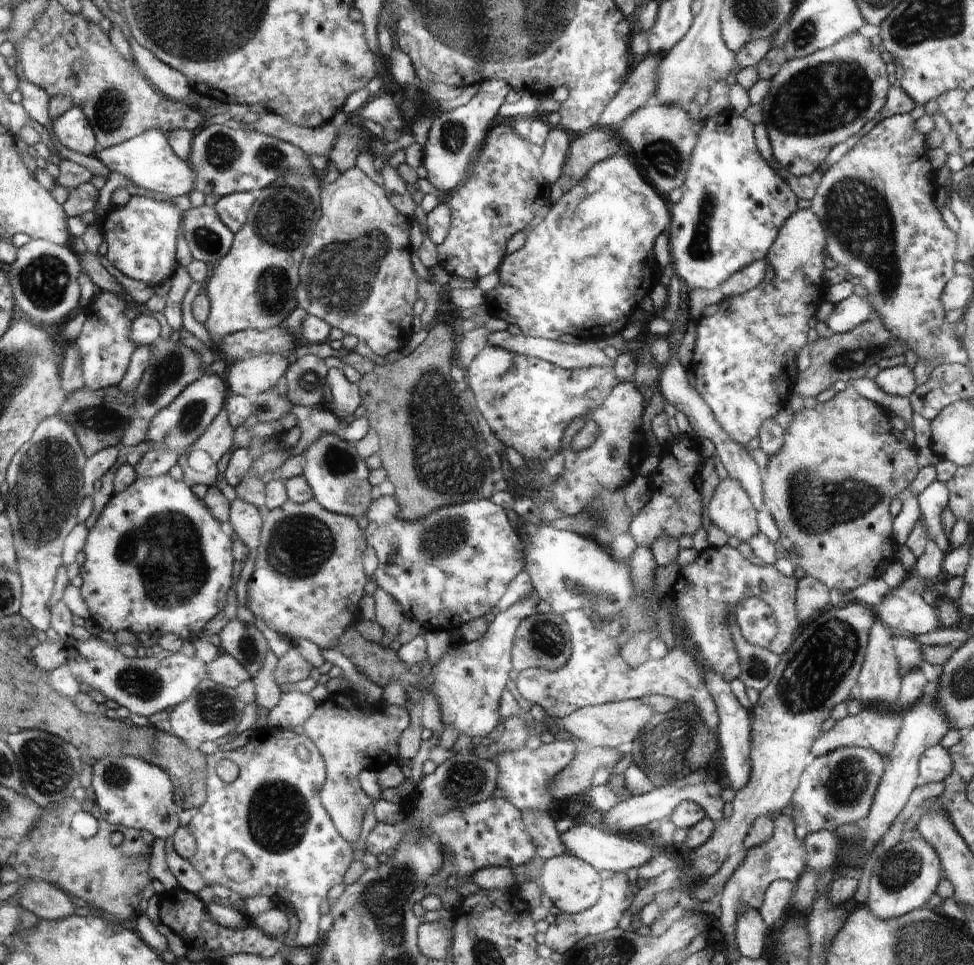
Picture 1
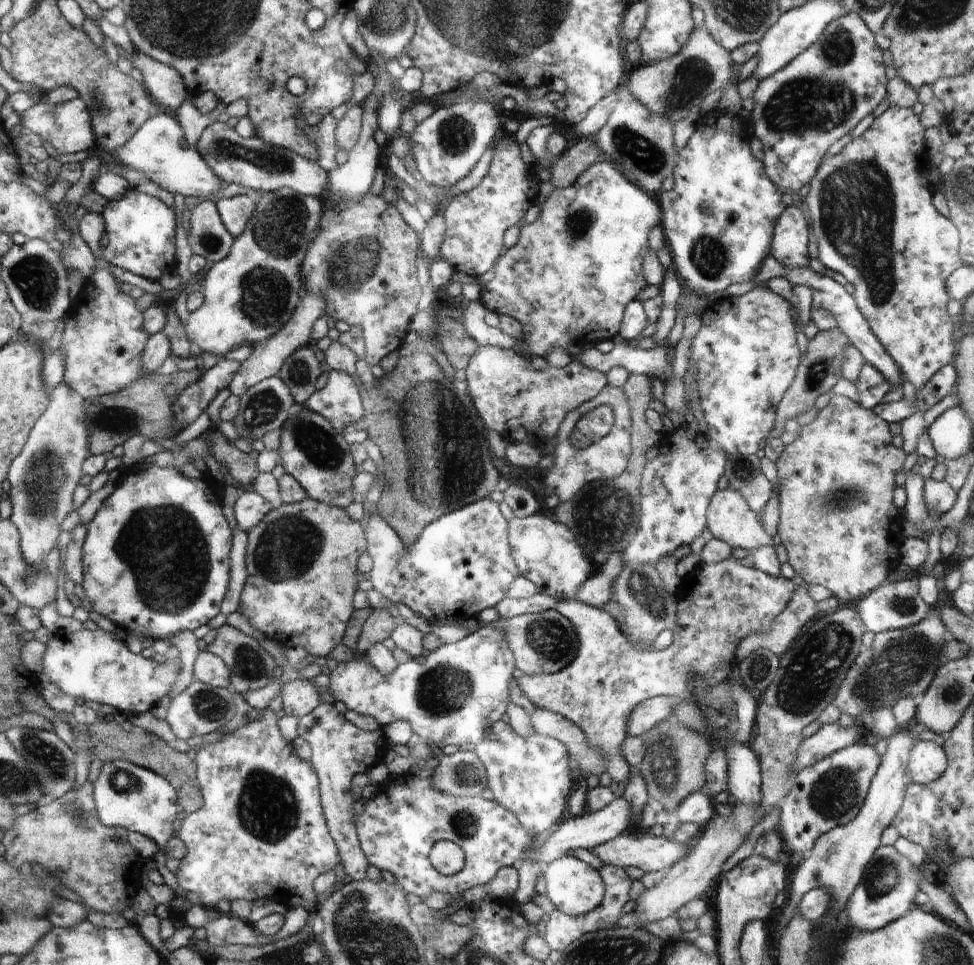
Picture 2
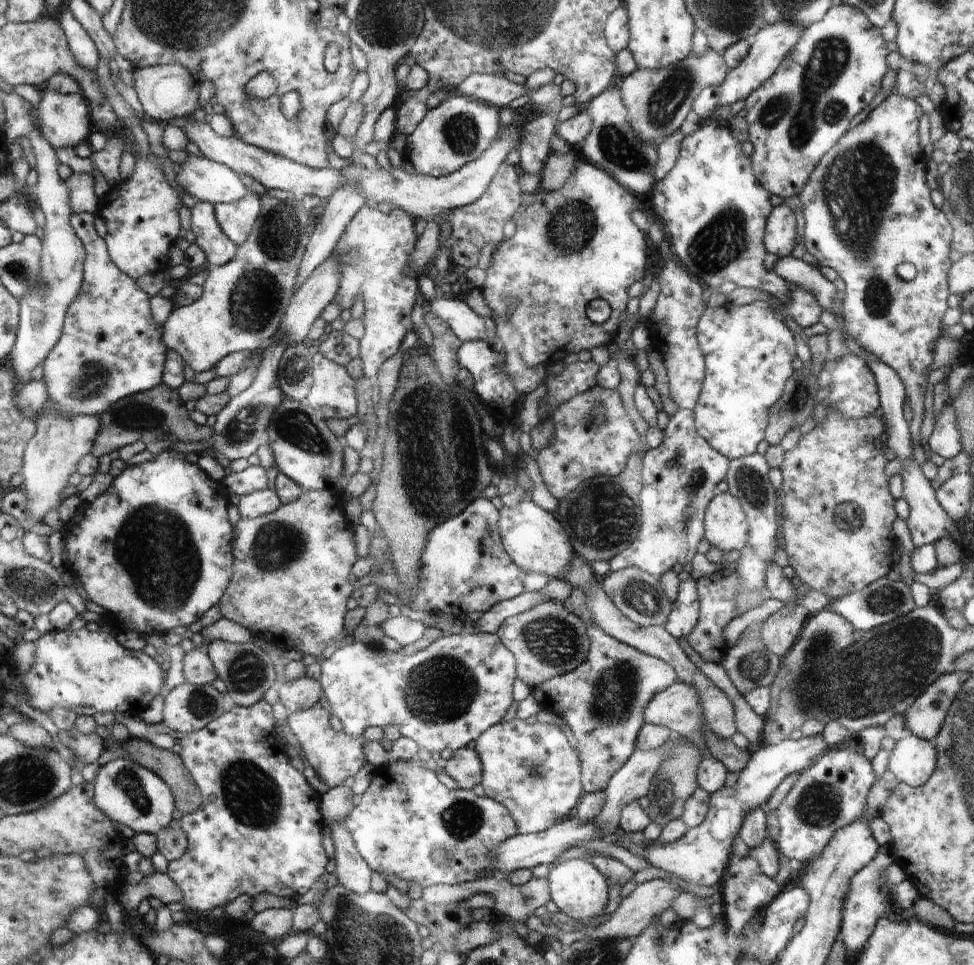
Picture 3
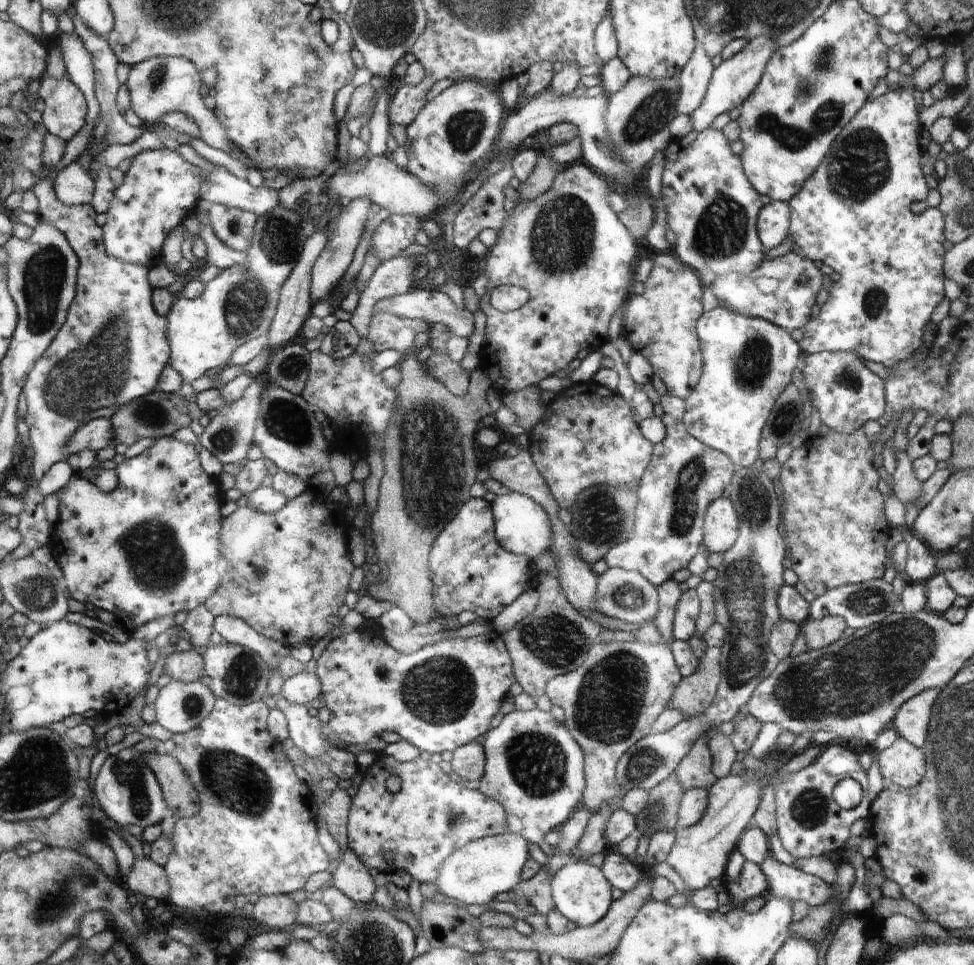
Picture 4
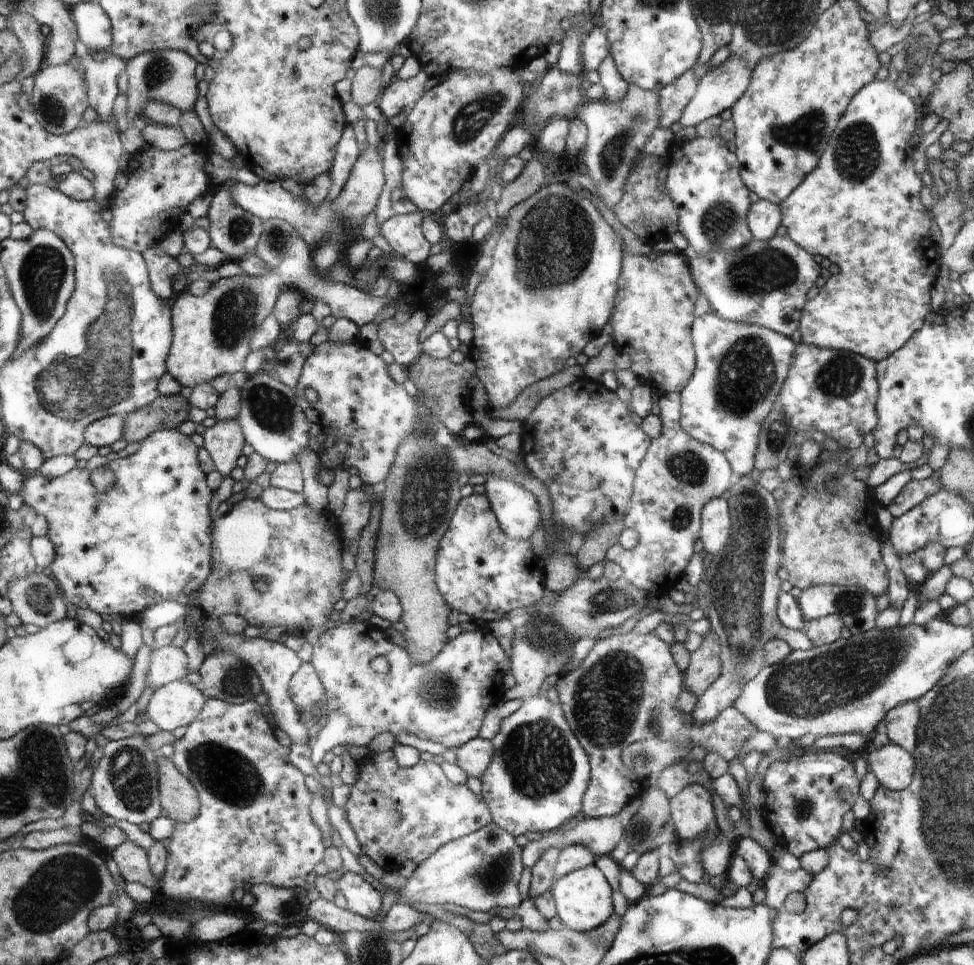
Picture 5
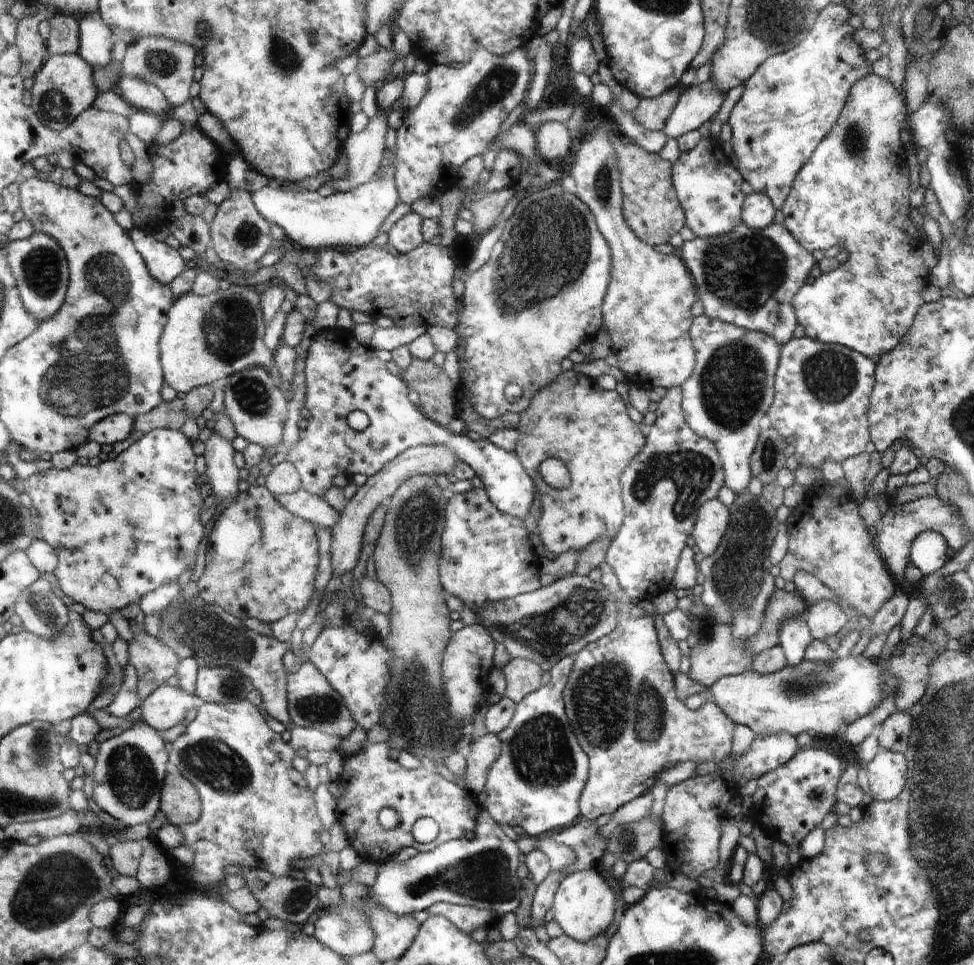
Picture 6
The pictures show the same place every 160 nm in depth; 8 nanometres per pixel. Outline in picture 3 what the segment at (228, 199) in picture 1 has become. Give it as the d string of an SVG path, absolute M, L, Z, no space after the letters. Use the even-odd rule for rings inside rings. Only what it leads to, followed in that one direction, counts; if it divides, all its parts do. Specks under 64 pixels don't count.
M248 194L242 200L232 204L214 205L215 217L222 232L236 245L247 241L256 219L262 212L262 198L257 194Z

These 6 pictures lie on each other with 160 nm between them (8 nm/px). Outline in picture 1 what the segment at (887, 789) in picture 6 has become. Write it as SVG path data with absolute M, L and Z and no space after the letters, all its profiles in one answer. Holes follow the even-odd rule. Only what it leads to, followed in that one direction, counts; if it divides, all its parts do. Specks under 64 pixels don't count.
M940 744L931 746L919 761L919 784L942 782L950 776L953 768L954 760L950 750Z

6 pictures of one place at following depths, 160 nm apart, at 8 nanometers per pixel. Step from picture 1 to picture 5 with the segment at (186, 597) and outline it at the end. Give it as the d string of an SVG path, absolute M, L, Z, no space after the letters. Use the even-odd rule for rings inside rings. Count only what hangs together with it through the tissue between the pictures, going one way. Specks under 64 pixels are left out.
M178 429L156 431L140 442L137 452L106 465L116 479L106 492L96 490L90 480L91 471L86 468L74 467L56 478L40 473L28 475L22 496L49 524L46 536L55 548L54 560L49 565L66 601L99 615L120 614L129 619L162 600L178 600L180 594L194 600L212 572L210 550L214 540L208 510L213 492L206 486L196 450L190 437Z

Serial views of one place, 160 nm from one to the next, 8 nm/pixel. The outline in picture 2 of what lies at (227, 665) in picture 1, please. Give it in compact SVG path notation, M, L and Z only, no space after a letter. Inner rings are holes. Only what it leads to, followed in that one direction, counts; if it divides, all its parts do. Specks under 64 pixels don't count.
M207 651L198 652L192 676L195 681L206 683L212 687L226 689L226 686L231 683L231 674L224 660Z

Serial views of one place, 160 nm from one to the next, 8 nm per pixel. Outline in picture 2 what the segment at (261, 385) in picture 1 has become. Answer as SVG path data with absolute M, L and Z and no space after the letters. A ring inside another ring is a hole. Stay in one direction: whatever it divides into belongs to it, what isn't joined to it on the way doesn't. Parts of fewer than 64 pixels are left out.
M305 292L304 298L300 299L300 304L296 307L296 312L291 316L287 325L283 326L274 337L267 338L266 341L259 342L253 347L250 357L240 363L240 370L235 373L234 380L229 386L232 395L239 397L246 389L262 382L268 377L276 377L282 365L287 361L297 348L306 346L311 337L311 328L318 318L322 317L325 312L325 302L318 294Z

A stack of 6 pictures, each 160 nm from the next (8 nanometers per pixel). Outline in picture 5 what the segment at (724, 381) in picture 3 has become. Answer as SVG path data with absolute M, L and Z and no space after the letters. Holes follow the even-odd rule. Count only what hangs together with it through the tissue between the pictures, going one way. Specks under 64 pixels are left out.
M876 79L876 82L863 86L855 94L854 100L847 106L843 115L844 122L840 122L840 126L836 125L836 134L831 136L832 142L828 141L828 150L824 149L823 152L824 158L819 158L820 166L816 165L816 174L812 174L812 178L808 178L808 182L804 182L804 186L800 186L800 190L796 190L796 194L792 194L792 198L786 198L781 205L766 199L752 203L747 212L747 225L750 227L754 239L767 241L776 236L776 230L783 224L787 230L787 236L799 243L804 250L812 254L822 254L831 259L832 262L838 263L838 268L841 271L837 275L832 275L822 289L810 296L806 308L803 310L802 320L799 322L802 344L821 349L842 349L872 359L874 362L880 362L890 357L898 349L902 349L910 338L922 328L924 321L927 321L927 314L933 313L932 290L936 290L936 278L938 278L938 270L941 267L940 255L928 254L931 249L930 216L928 212L924 212L923 202L919 197L922 180L912 168L912 157L915 149L908 144L908 140L914 132L917 132L916 120L918 120L918 116L916 116L914 102L905 93L902 94L888 79L883 81ZM710 312L694 320L692 342L696 368L680 393L683 430L701 443L723 451L738 478L746 477L755 468L760 428L778 403L797 346L788 335L729 321Z

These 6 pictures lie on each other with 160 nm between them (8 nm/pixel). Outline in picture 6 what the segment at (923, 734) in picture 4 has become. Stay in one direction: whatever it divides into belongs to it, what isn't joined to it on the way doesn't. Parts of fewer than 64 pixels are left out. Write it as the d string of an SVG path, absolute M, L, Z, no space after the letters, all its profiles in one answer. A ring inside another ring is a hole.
M910 710L896 711L878 727L878 740L882 748L905 754L909 747L913 718Z

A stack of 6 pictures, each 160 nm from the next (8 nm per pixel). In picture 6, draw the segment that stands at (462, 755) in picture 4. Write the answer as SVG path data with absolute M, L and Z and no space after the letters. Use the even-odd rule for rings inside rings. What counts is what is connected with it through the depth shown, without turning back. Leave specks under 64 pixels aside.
M486 733L474 740L465 752L467 767L463 778L466 789L474 796L482 792L487 784L487 774L501 753L501 740L497 734Z

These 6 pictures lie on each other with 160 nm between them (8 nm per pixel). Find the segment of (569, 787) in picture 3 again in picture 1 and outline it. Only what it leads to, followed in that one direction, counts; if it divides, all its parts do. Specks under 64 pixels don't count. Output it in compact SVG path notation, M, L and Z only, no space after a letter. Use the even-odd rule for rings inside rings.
M558 739L552 743L542 744L535 751L526 745L513 751L506 751L492 759L499 770L498 786L504 792L504 798L523 811L552 811L553 798L548 794L547 784L558 778L562 769L572 764L575 746L572 741Z

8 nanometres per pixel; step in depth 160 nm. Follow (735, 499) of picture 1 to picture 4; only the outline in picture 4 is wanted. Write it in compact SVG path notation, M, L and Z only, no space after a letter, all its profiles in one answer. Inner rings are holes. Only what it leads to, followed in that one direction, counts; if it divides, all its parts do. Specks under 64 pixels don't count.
M719 498L707 506L704 544L707 553L726 553L739 536L739 515L730 498Z

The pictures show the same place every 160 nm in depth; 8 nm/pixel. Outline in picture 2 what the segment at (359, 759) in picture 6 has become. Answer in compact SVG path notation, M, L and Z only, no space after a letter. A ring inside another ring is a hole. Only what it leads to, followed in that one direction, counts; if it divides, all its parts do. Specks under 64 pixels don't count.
M415 770L411 774L390 776L388 780L378 785L378 792L374 798L364 801L364 806L364 812L356 814L354 828L369 866L375 866L382 874L399 883L406 893L412 893L420 899L428 898L431 892L462 895L477 884L487 885L500 869L517 866L532 842L518 816L499 802L484 799L482 796L456 796L437 791L432 786L431 778L421 780L416 776ZM440 840L455 842L464 851L464 868L452 876L440 874L431 865L430 850Z

